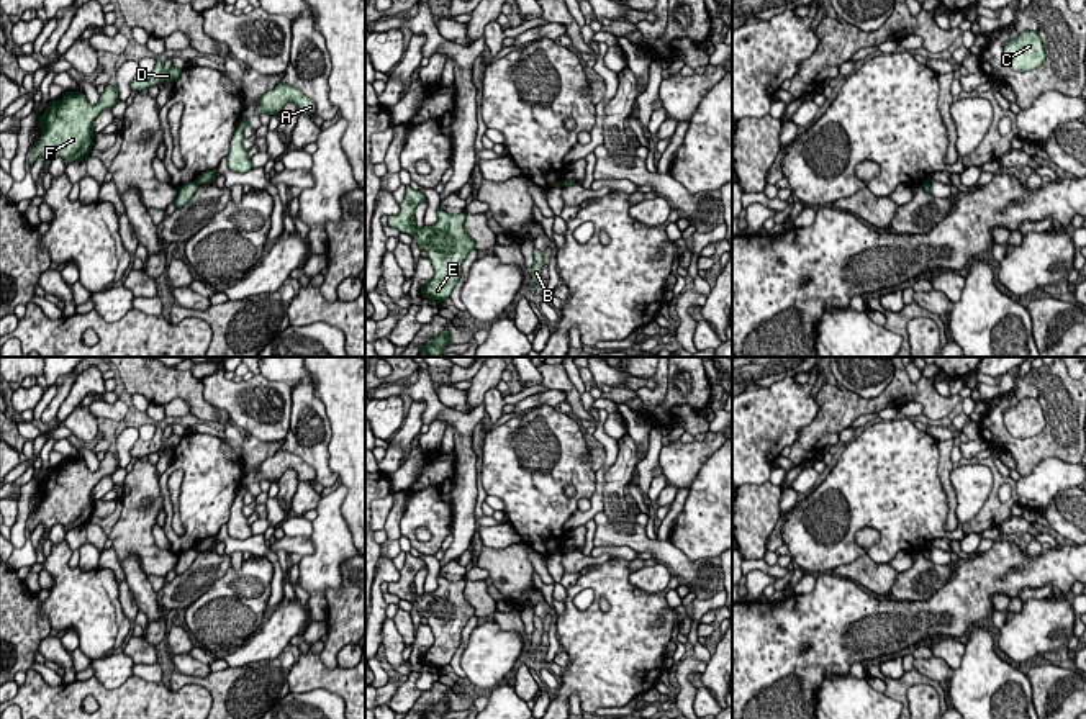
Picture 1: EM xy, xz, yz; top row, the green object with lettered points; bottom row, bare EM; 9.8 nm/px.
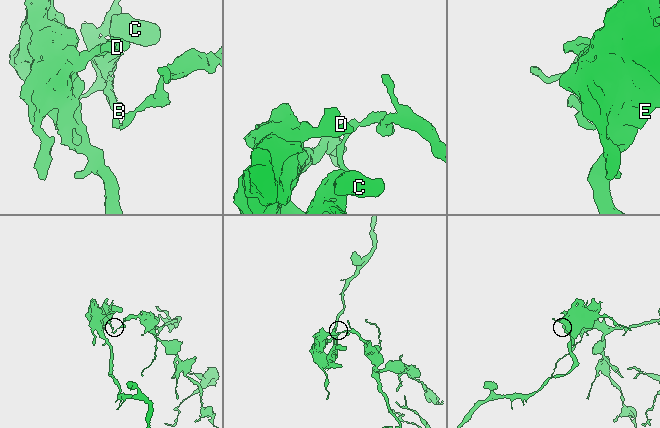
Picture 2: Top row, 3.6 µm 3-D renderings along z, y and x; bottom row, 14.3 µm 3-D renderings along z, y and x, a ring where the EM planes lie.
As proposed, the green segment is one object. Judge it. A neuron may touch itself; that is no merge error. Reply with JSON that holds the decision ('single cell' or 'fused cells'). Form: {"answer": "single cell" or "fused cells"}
{"answer": "fused cells"}

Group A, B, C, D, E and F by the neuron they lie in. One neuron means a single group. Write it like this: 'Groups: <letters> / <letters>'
Groups: A / B C D E F

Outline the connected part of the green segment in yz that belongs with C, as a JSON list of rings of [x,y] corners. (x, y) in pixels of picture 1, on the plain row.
[[[1035,398],[1019,400],[1004,411],[1004,426],[1017,439],[1040,434],[1045,427],[1042,408]]]

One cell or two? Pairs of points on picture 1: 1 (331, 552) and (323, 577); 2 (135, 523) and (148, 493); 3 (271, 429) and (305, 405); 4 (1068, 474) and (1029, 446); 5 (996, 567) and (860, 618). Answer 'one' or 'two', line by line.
1: one
2: one
3: two
4: two
5: one

